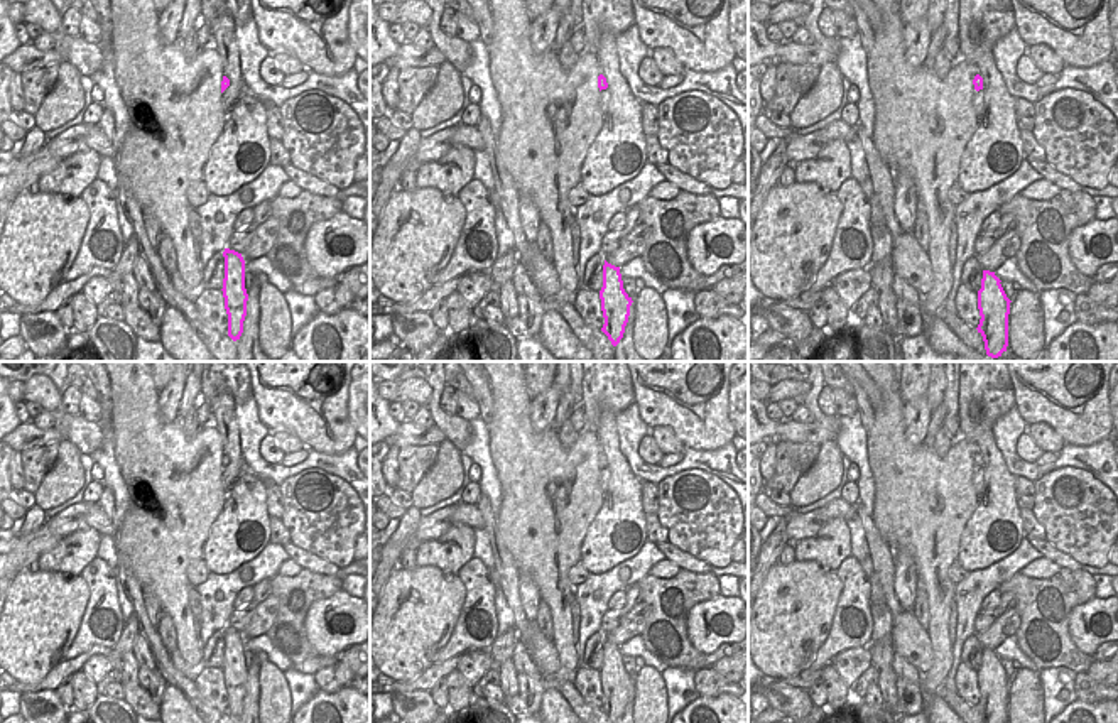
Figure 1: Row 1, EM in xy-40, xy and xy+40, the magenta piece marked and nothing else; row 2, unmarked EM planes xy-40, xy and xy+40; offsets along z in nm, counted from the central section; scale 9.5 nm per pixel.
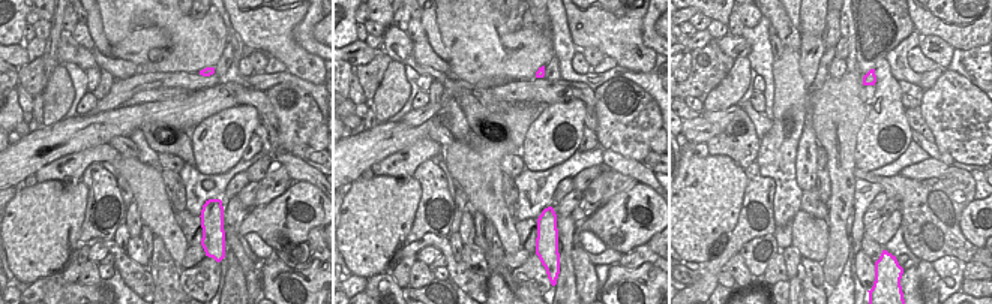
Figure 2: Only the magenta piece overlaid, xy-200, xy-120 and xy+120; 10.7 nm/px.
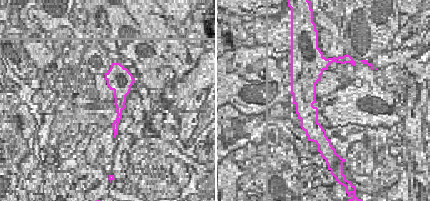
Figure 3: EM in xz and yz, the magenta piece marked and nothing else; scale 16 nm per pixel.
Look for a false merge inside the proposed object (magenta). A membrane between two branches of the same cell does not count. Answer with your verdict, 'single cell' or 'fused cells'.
single cell

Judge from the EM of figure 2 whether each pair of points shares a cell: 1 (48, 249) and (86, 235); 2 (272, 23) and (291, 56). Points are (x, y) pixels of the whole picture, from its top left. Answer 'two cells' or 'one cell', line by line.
1: two cells
2: one cell

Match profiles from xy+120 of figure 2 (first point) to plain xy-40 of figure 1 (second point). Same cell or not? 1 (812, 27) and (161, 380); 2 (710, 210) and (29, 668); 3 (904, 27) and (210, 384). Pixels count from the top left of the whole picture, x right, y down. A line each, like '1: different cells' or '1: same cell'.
1: same cell
2: same cell
3: same cell

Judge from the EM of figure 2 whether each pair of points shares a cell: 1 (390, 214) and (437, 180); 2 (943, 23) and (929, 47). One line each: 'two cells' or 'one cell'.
1: two cells
2: two cells

